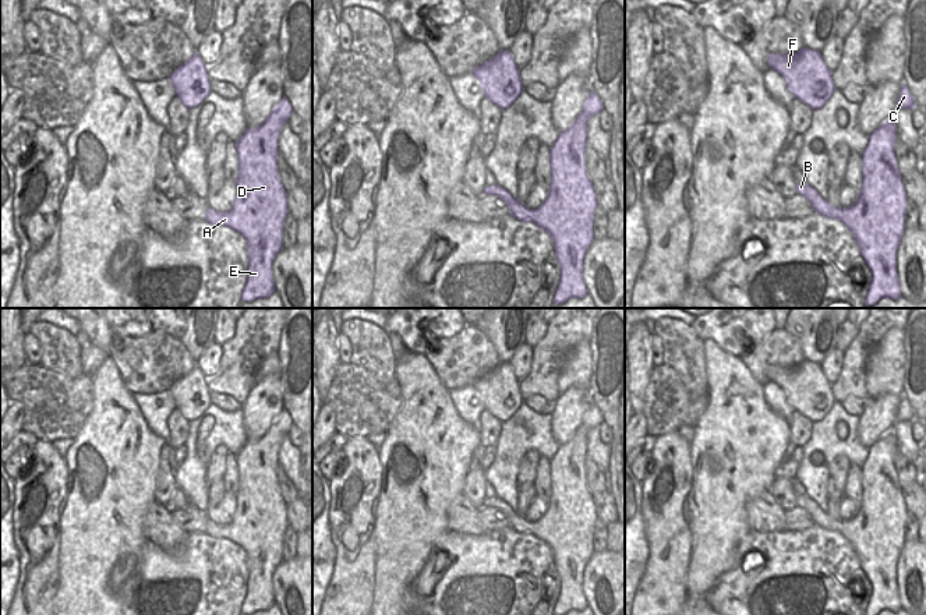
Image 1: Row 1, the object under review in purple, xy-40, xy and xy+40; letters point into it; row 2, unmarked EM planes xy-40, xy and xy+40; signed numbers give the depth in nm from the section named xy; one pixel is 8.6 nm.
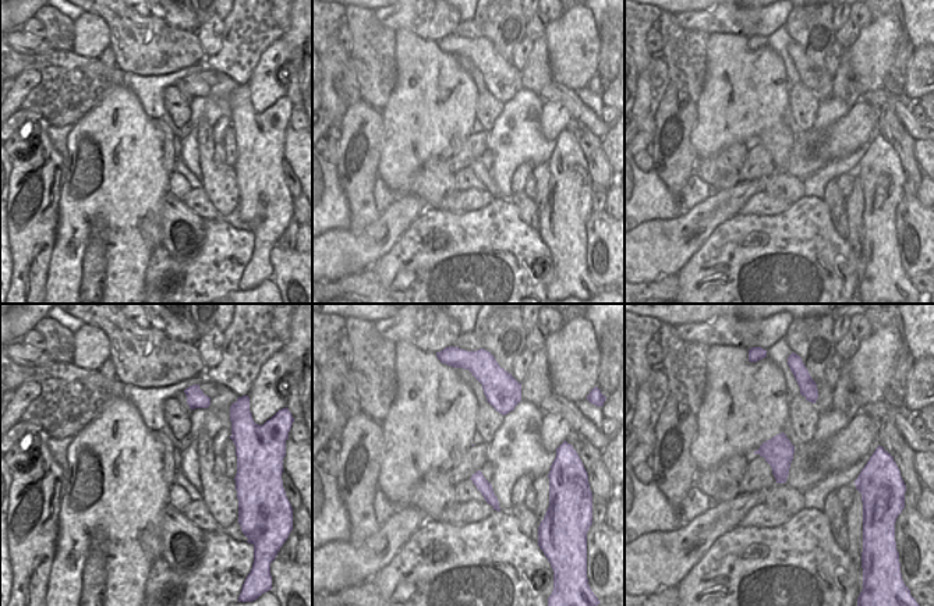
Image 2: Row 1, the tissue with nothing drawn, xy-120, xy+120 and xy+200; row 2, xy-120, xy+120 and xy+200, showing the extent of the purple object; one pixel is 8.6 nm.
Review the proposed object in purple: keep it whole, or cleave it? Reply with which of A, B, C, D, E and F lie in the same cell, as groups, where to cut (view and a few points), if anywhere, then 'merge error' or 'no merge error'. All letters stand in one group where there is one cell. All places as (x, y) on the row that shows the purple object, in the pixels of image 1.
groups A B C D E F; cut none; no merge error

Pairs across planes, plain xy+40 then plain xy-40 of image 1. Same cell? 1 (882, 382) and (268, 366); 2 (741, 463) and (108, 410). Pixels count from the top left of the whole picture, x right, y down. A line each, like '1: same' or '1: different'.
1: same
2: same

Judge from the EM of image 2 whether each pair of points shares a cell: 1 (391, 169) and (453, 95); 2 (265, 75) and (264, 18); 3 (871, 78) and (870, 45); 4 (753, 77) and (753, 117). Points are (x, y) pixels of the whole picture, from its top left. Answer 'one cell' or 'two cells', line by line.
1: one cell
2: two cells
3: one cell
4: one cell

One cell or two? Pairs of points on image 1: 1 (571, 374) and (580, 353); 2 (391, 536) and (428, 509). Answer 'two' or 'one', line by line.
1: one
2: one

